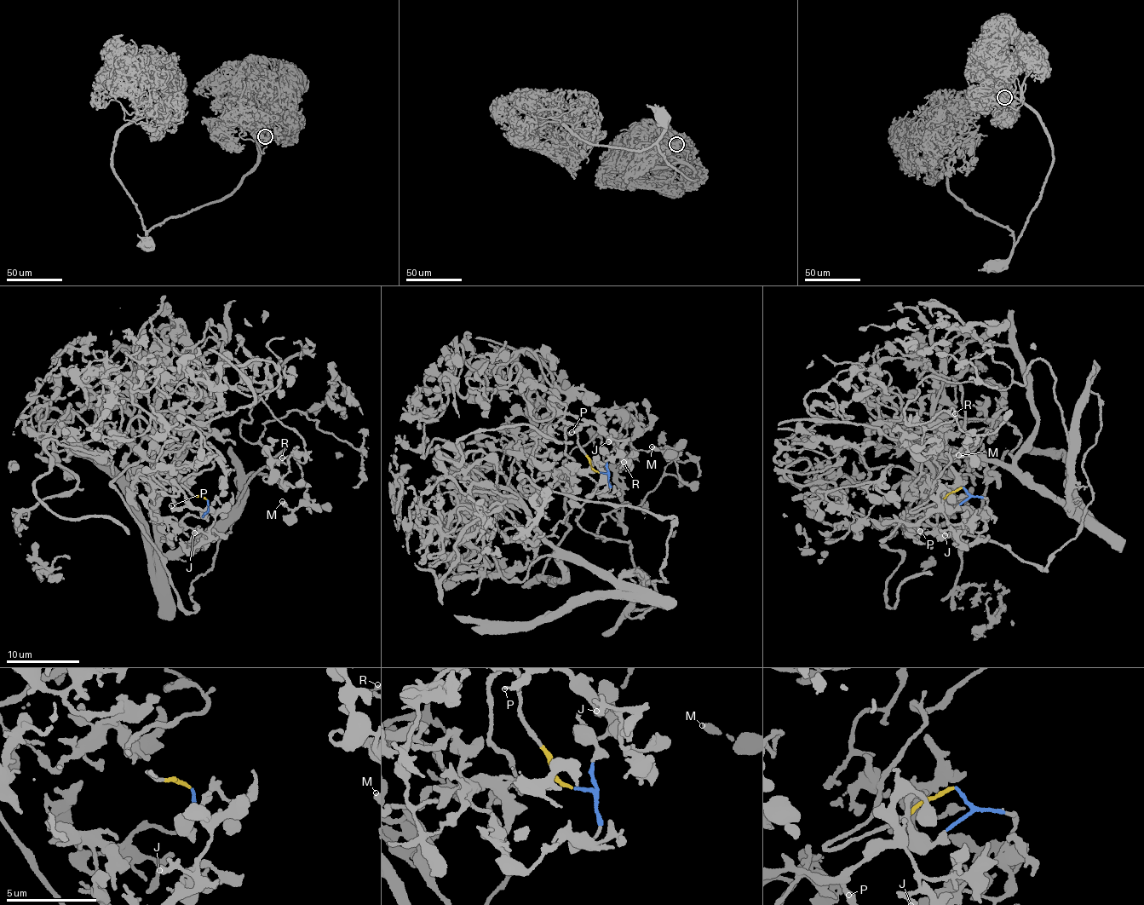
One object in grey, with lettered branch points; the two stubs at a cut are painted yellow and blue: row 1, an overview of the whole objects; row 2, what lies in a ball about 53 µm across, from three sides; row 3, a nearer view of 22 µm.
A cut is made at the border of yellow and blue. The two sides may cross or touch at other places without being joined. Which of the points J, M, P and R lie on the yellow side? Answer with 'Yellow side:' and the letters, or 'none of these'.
Yellow side: M, R

